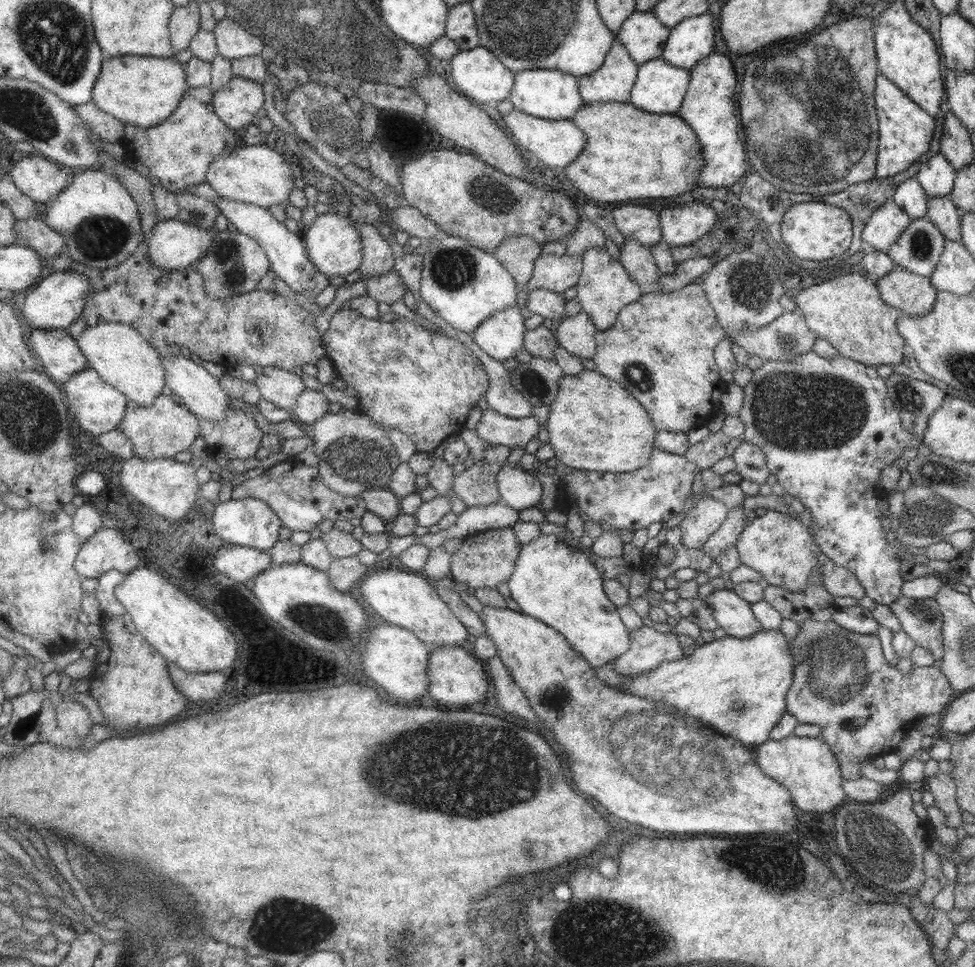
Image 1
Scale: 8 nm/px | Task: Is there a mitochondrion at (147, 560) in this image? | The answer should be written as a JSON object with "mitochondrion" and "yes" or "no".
{"mitochondrion":"no"}

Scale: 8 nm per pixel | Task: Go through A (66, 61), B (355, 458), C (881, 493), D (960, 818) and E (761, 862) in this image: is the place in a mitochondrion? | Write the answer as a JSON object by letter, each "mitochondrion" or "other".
{"A":"mitochondrion","B":"mitochondrion","C":"other","D":"other","E":"mitochondrion"}

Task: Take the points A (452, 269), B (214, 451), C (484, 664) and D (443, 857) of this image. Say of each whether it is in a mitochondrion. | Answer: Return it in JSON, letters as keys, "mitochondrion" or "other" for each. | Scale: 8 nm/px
{"A":"mitochondrion","B":"other","C":"other","D":"other"}

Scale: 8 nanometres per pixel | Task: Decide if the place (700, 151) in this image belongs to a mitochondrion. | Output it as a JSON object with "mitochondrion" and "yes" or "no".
{"mitochondrion":"no"}

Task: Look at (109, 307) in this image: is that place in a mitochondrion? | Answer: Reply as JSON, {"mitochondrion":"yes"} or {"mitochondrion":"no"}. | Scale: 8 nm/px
{"mitochondrion":"no"}

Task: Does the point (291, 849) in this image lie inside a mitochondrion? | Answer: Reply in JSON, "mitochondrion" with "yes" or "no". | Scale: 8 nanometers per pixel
{"mitochondrion":"no"}

